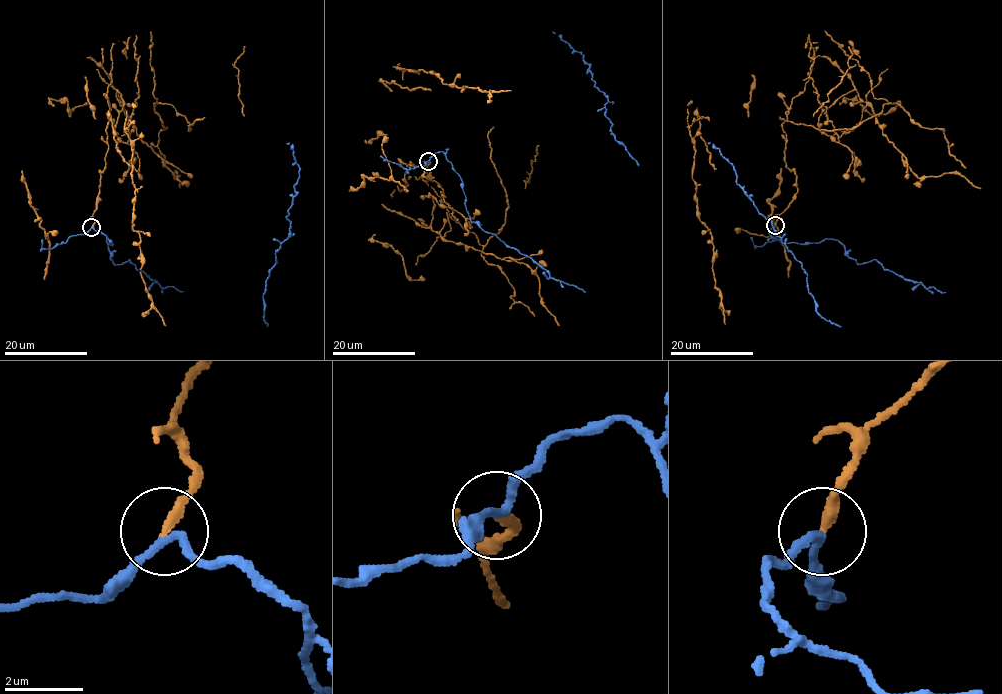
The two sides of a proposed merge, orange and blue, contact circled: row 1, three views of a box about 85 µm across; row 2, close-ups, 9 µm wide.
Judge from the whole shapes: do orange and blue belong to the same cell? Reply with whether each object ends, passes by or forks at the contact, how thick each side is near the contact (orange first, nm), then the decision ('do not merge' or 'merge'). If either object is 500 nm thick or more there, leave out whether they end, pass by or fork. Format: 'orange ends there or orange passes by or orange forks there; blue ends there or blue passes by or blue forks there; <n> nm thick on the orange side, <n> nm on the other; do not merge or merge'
orange ends there; blue passes by; 260 nm thick on the orange side, 180 nm on the other; do not merge

